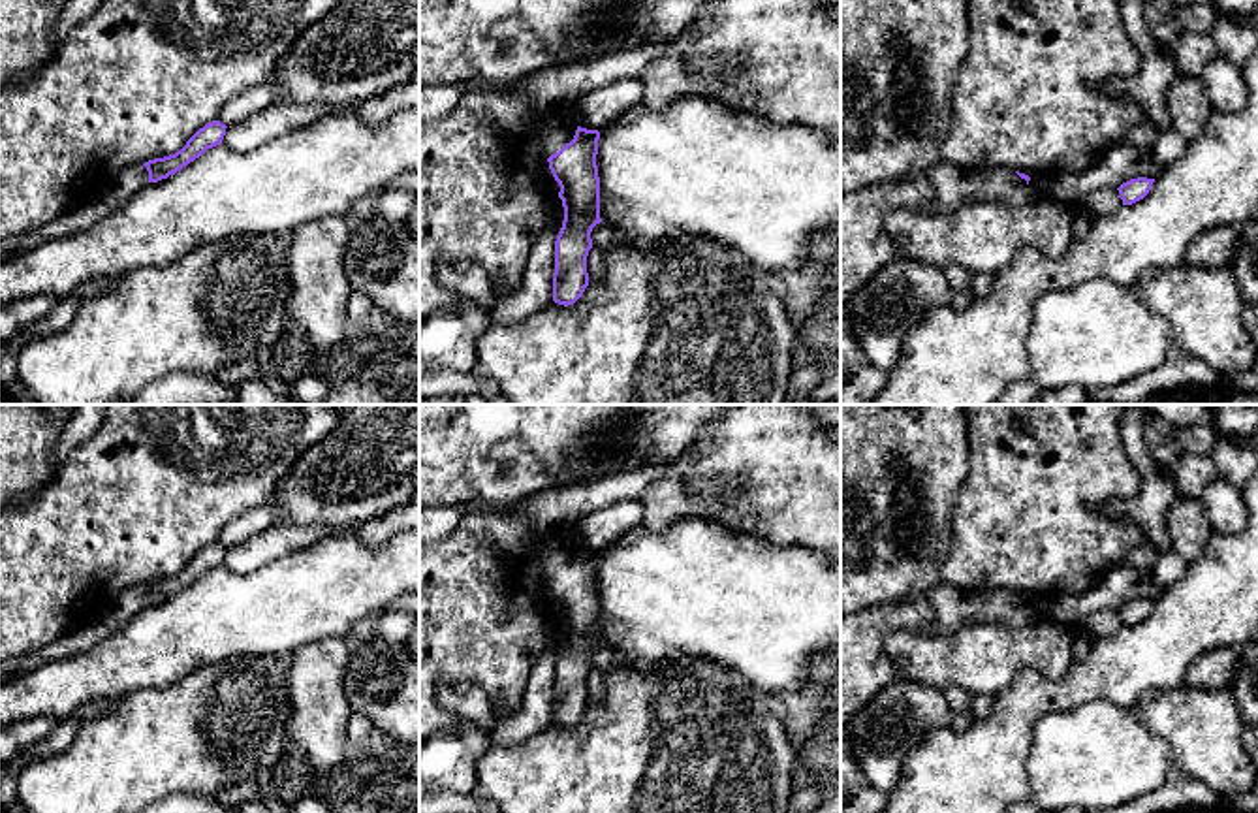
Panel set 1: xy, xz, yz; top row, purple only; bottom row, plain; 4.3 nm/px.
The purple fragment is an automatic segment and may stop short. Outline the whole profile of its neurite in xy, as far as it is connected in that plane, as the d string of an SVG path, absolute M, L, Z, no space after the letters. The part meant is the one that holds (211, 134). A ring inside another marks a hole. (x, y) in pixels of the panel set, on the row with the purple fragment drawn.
M212 120L199 128L175 154L145 162L143 166L149 171L149 183L167 179L169 175L181 171L184 166L199 158L207 149L222 145L226 128L228 126L220 120Z

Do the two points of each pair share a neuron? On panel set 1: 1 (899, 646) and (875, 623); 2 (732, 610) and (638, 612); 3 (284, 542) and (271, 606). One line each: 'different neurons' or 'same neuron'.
1: different neurons
2: same neuron
3: different neurons

